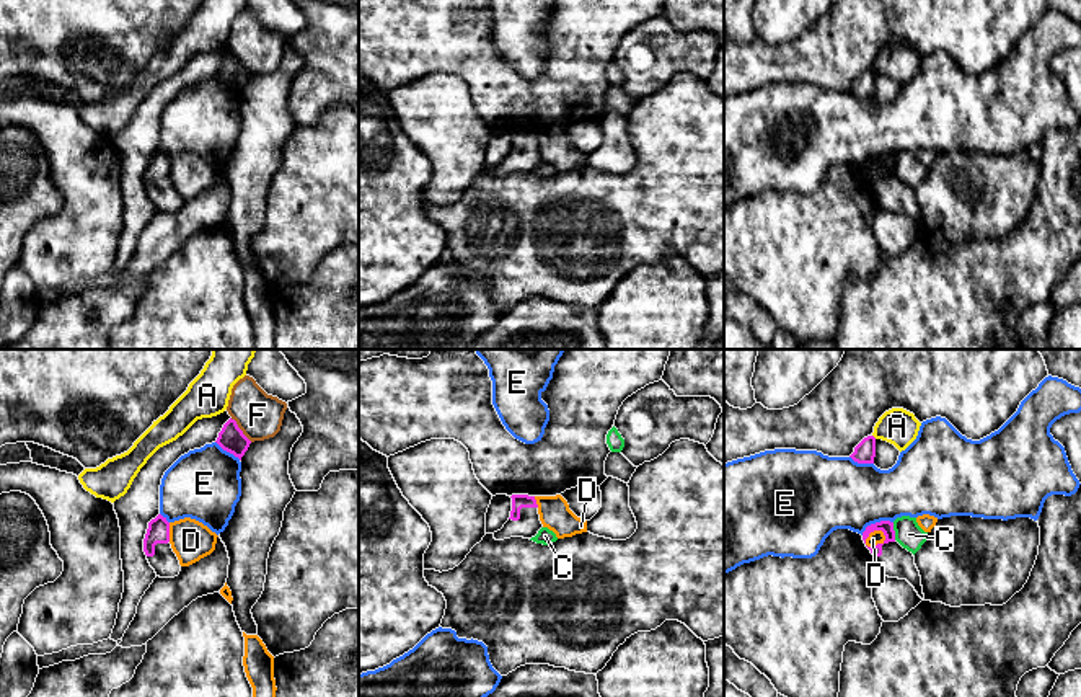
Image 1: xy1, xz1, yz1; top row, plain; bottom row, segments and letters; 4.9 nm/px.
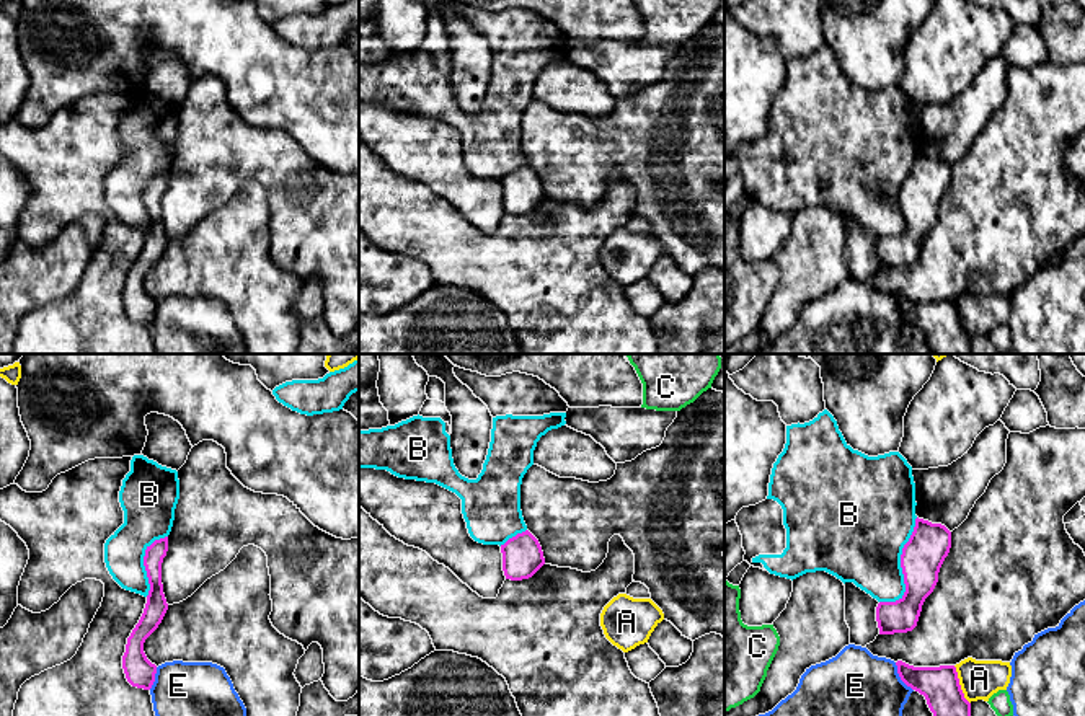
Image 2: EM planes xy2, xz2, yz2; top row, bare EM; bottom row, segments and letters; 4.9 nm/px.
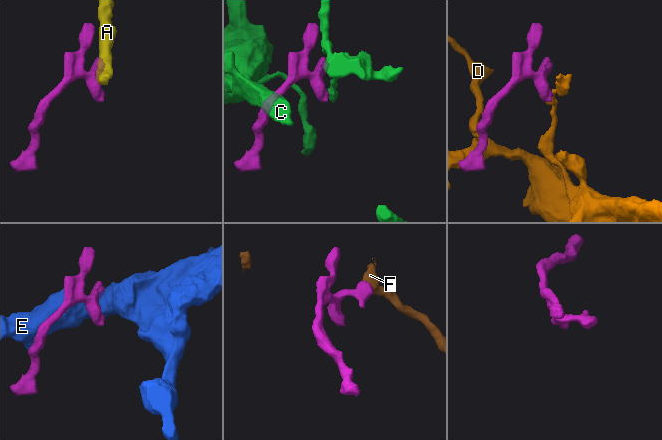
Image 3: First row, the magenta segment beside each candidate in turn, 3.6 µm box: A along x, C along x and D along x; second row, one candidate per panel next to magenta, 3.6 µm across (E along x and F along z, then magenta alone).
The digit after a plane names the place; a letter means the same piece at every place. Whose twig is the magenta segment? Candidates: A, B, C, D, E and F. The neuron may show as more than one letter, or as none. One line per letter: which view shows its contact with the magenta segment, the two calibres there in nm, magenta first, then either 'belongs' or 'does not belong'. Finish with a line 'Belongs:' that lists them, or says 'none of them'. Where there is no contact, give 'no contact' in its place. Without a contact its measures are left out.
A: contact in yz2; calibres 190 and 190 nm; does not belong
B: contact in yz2; calibres 200 and 440 nm; does not belong
C: contact in yz1; calibres 60 and 140 nm; does not belong
D: contact in yz1; calibres 60 and 70 nm; does not belong
E: contact in yz1; calibres 60 and 360 nm; does not belong
F: contact in xy1; calibres 130 and 220 nm; does not belong
Belongs: none of them

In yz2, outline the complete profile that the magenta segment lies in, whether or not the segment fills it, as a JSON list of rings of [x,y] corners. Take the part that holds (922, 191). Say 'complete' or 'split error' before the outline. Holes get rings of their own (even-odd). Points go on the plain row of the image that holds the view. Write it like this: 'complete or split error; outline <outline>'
complete; outline [[[915,153],[914,166],[901,189],[906,227],[896,236],[878,238],[879,269],[907,267],[917,261],[922,240],[938,217],[950,183],[951,166],[945,160]]]

